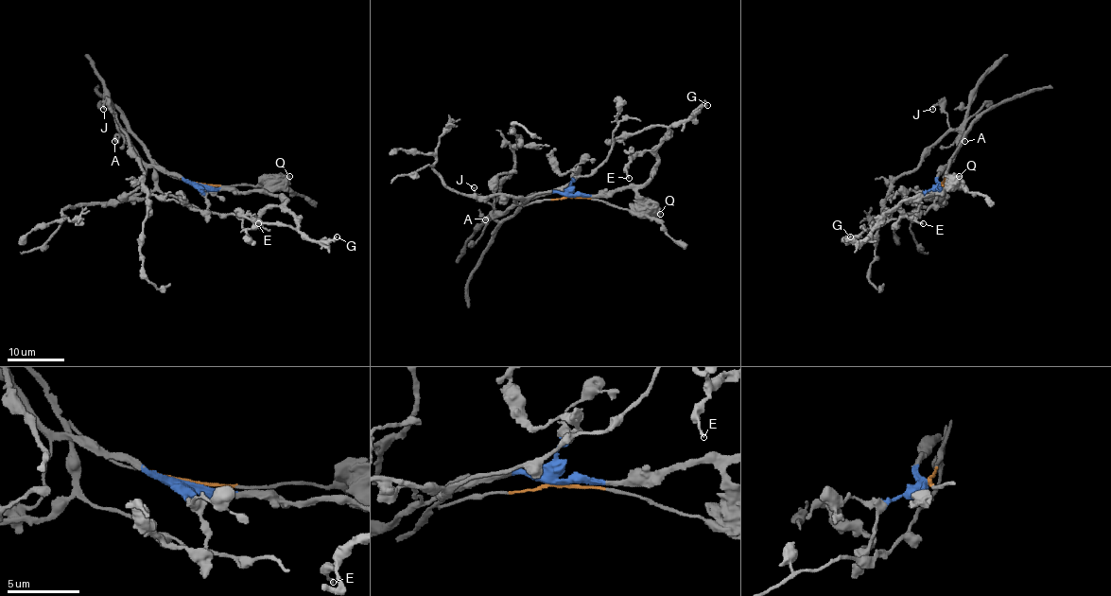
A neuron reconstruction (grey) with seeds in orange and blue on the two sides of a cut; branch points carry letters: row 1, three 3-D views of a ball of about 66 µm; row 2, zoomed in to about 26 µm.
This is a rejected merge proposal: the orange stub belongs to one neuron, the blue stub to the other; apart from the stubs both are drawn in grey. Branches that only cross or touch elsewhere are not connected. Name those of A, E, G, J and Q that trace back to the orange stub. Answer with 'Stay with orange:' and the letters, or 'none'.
Stay with orange: A, J

